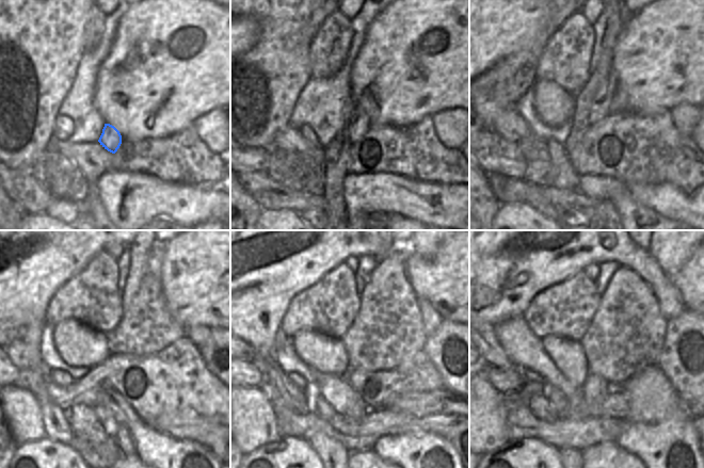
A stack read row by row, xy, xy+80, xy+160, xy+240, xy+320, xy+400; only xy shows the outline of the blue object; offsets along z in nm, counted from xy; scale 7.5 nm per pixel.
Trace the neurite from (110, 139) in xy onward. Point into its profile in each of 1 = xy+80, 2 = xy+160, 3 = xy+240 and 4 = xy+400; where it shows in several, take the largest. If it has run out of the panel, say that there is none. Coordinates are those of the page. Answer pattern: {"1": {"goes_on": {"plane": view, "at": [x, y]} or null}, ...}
{"1": {"goes_on": {"plane": "xy+80", "at": [358, 124]}}, "2": {"goes_on": {"plane": "xy+160", "at": [603, 82]}}, "3": {"goes_on": {"plane": "xy+240", "at": [139, 252]}}, "4": {"goes_on": null}}

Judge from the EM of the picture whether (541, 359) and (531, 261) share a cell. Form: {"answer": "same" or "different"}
{"answer": "different"}

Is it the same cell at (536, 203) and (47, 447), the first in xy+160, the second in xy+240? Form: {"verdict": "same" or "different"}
{"verdict": "different"}

